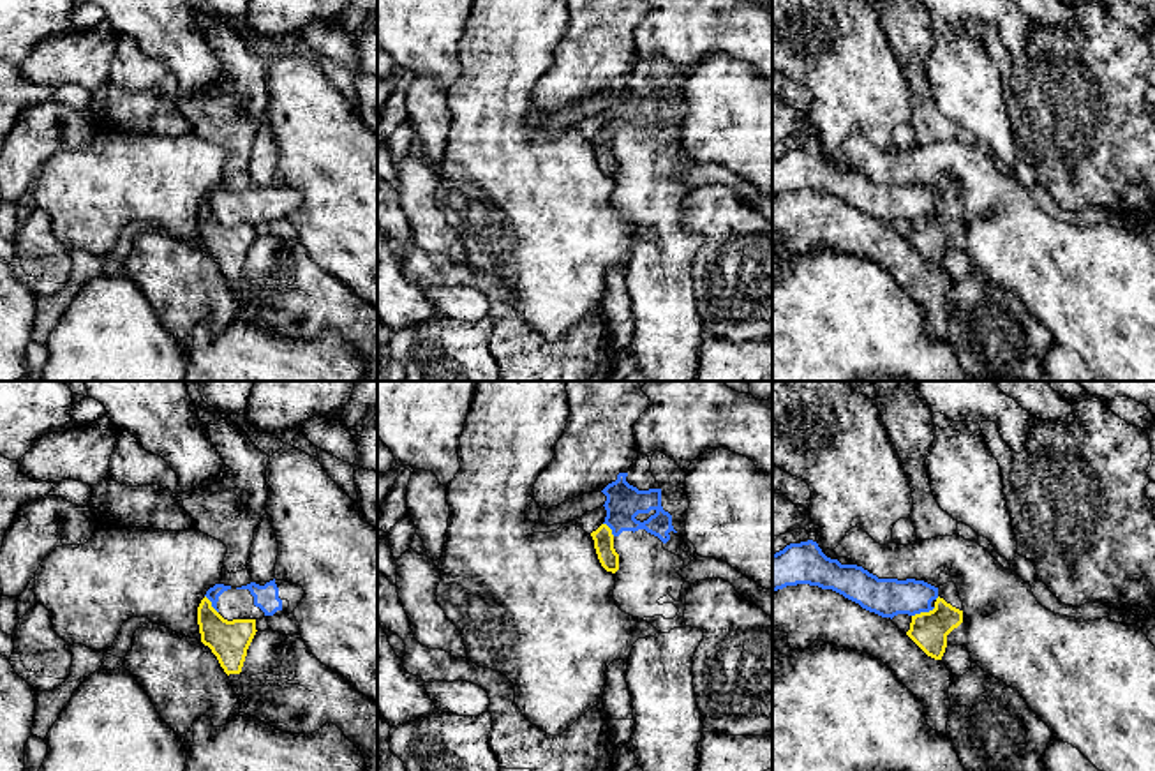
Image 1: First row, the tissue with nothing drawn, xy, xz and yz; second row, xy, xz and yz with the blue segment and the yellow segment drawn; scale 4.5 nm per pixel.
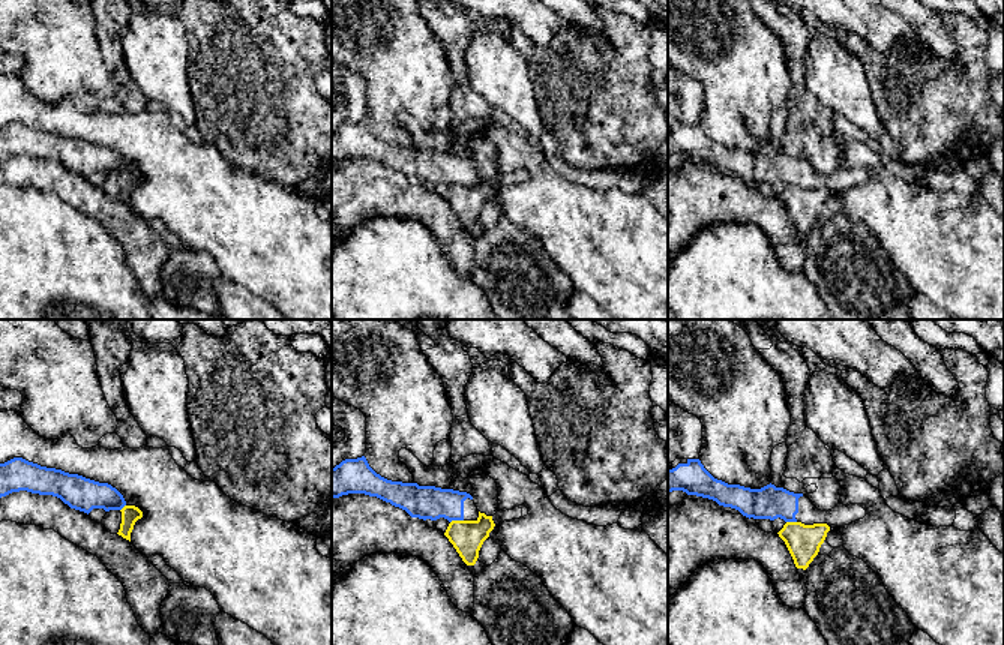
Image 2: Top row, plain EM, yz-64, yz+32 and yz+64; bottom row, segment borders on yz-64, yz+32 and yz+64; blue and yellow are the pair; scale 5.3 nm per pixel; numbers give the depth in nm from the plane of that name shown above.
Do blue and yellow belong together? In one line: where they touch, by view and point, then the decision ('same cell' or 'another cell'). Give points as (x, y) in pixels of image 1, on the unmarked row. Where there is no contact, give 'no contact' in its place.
meets blue in yz at (923, 216); another cell

